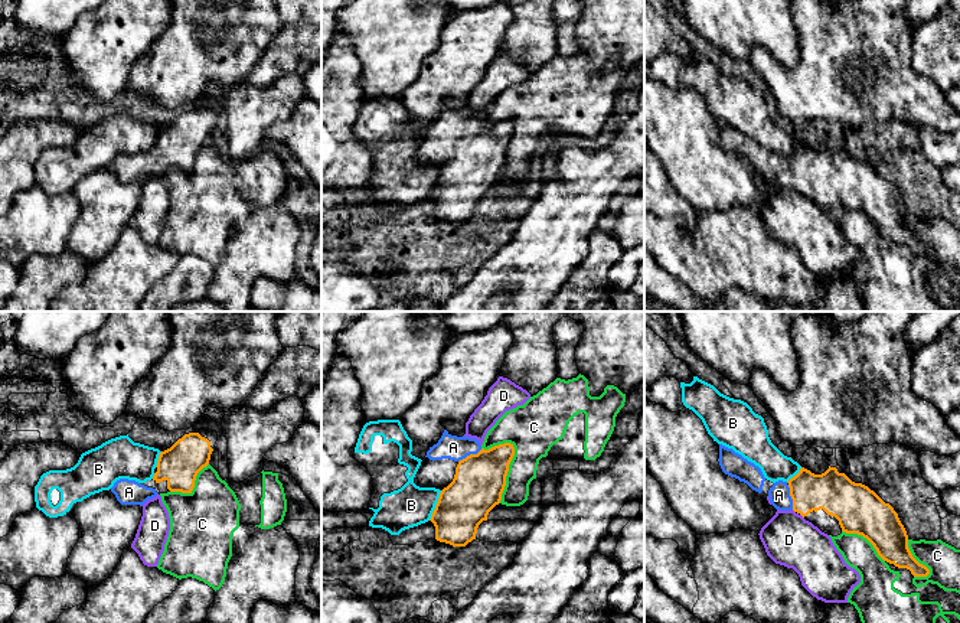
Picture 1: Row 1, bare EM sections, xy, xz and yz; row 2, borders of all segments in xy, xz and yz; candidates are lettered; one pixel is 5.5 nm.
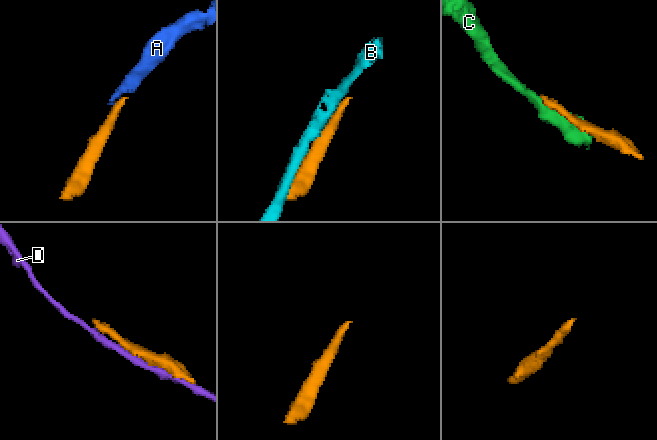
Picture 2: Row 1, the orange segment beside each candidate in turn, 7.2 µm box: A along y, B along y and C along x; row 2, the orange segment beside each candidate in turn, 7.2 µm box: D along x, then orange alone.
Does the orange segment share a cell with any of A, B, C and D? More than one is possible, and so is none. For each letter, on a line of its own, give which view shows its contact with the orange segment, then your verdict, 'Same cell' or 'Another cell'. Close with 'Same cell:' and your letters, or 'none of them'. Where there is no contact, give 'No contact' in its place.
A: Touches orange in yz. Same cell
B: Touches orange in xz. Another cell
C: Touches orange in xz. Another cell
D: Touches orange in yz. Another cell
Same cell: A

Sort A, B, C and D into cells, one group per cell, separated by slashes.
A / B / C / D

